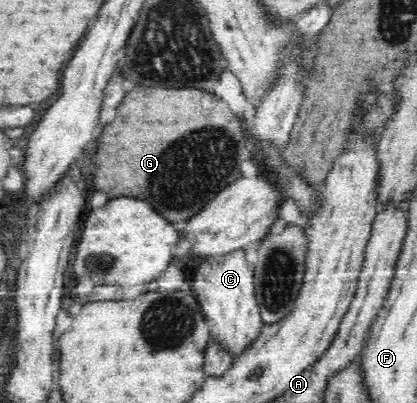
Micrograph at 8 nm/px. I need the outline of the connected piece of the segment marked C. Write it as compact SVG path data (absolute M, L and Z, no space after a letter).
M235 249L222 256L208 256L194 274L192 292L201 304L204 316L214 324L210 328L211 341L205 357L208 376L226 374L246 345L258 338L264 322L257 302L254 274L255 268L246 260L243 249Z

